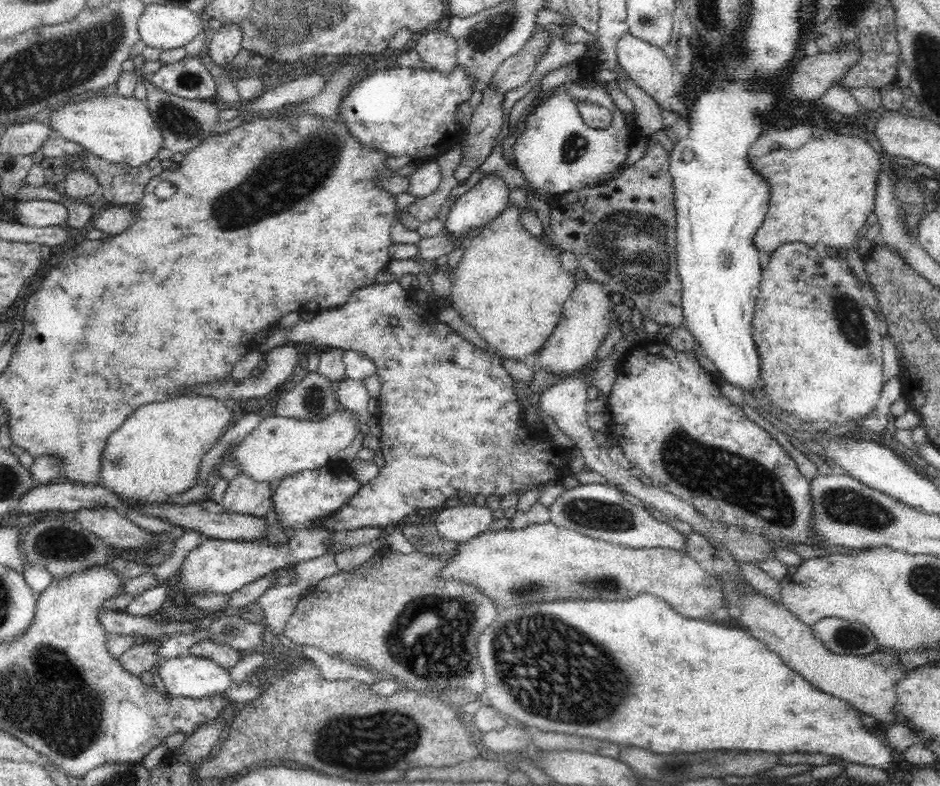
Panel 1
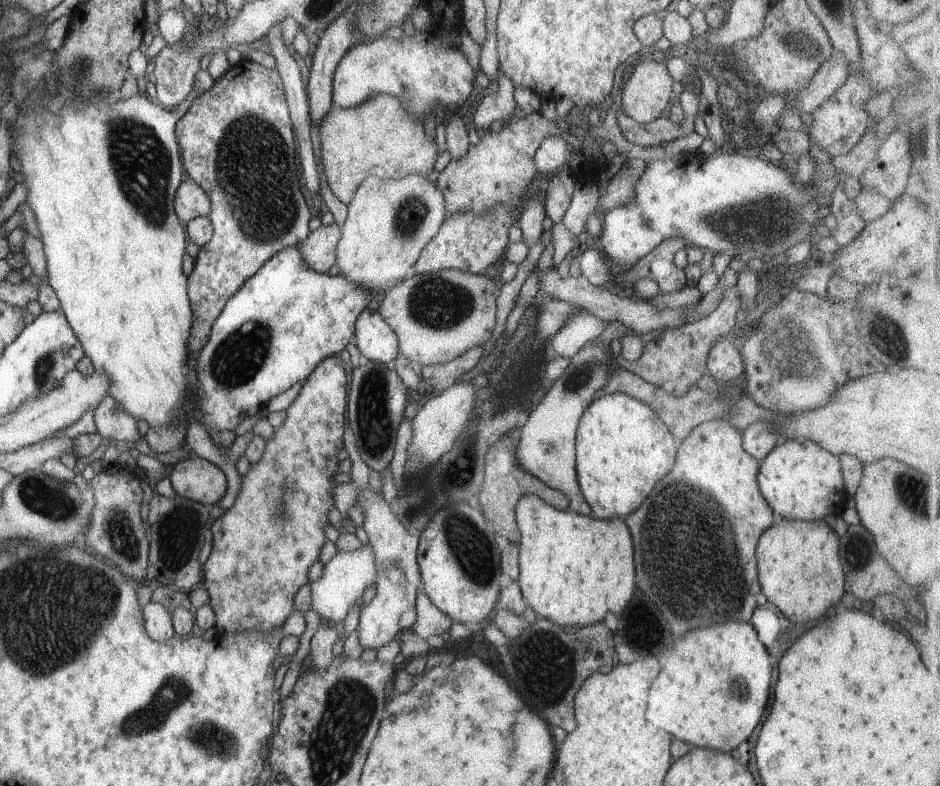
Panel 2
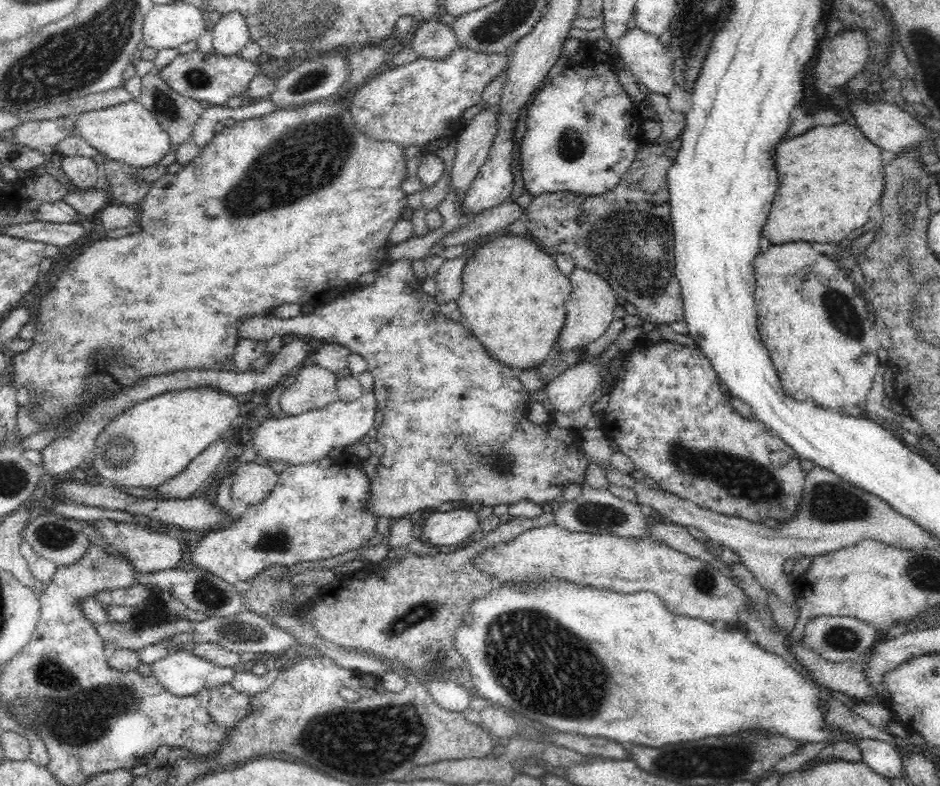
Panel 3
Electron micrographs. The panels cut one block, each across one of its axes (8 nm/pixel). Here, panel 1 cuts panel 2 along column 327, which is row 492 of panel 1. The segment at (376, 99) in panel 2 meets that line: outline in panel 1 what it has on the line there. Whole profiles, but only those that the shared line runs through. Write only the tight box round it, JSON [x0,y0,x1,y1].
[100,395,233,509]

